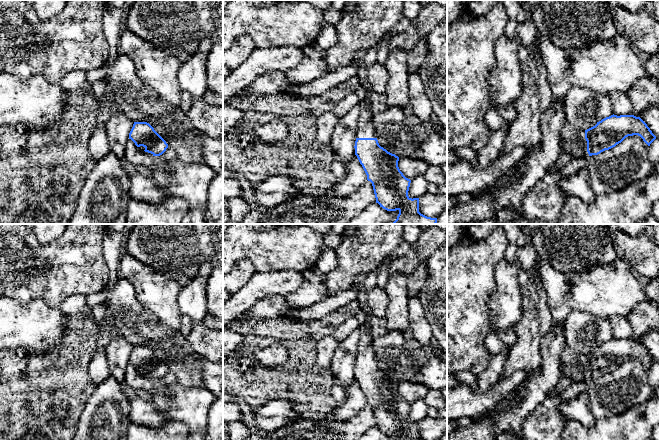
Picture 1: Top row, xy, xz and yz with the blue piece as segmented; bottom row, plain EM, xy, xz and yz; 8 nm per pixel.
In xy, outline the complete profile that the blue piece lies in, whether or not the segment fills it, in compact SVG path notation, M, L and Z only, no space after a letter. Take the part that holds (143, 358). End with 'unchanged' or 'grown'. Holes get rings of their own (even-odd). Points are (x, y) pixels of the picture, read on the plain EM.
M134 346L129 363L151 381L162 379L168 372L166 365L147 346Z; grown

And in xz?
M367 320L359 331L355 379L372 407L376 427L387 435L398 434L398 440L425 440L419 436L419 422L408 420L411 404L400 395L399 381L378 367Z; grown

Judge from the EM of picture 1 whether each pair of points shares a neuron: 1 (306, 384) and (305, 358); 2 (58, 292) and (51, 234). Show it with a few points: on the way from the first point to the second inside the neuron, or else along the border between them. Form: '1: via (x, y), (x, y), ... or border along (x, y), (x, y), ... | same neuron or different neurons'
1: via (305, 378), (305, 364) | same neuron
2: border along (34, 234), (43, 244), (54, 241), (60, 235) | different neurons

